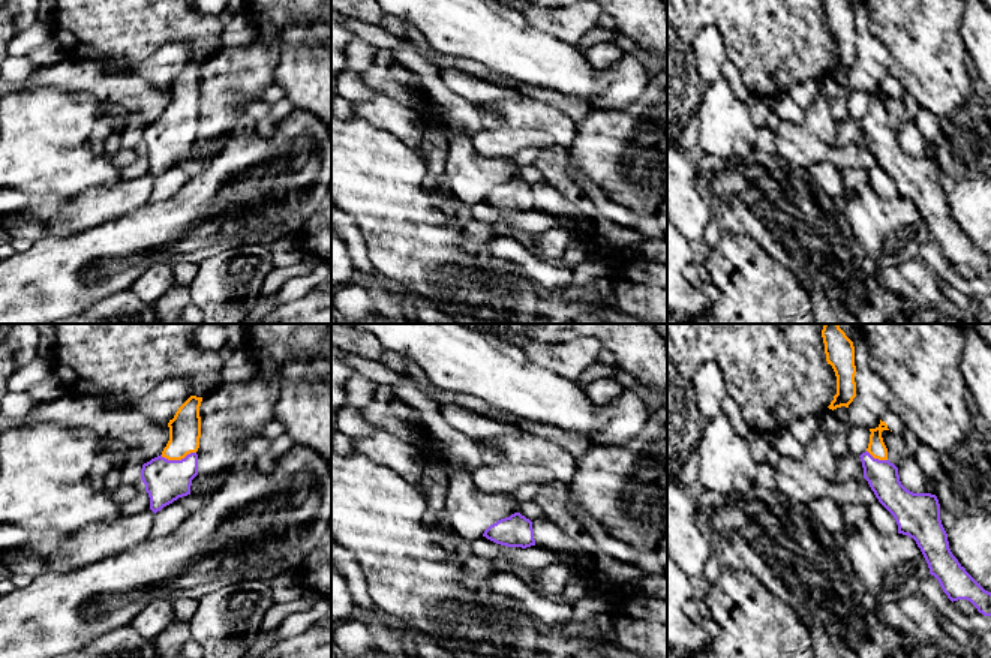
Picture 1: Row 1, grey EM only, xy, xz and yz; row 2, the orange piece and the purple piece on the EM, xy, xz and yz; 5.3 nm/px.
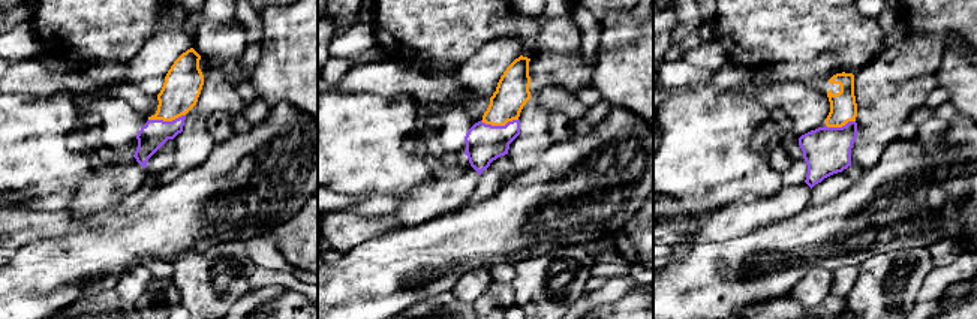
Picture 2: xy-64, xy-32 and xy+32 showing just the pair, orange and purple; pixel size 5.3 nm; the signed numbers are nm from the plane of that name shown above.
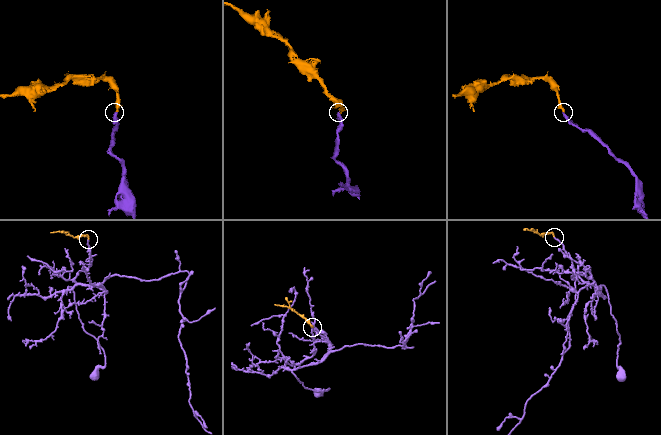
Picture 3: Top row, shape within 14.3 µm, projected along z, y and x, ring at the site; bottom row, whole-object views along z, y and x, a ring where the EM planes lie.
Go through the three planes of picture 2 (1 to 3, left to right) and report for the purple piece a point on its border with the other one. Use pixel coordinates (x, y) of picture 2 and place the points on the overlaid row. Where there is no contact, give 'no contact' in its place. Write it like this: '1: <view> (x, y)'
1: xy-64 (167, 120)
2: xy-32 (499, 125)
3: xy+32 (839, 126)

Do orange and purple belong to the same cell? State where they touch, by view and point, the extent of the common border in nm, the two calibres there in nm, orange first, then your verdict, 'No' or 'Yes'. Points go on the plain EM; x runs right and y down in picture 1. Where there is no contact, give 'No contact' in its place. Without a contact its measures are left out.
Touches orange at xy (177, 123). Shared border 190 nm. Thickness 180 nm (orange) against 220 nm. Yes

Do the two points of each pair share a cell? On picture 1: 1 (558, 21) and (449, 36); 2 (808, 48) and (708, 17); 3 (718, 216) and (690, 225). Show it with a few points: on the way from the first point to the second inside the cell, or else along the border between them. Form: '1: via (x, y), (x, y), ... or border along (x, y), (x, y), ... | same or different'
1: border along (528, 26), (561, 39) | different
2: via (783, 39), (772, 39), (750, 17), (733, 17) | same
3: border along (709, 207), (712, 218) | different

